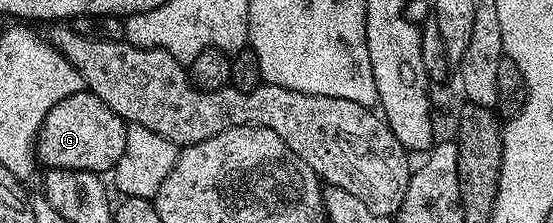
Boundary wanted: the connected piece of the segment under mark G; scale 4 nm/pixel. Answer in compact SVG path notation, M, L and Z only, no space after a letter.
M81 92L60 100L43 120L39 128L34 152L43 167L52 170L113 171L126 143L127 123L104 100L95 94Z

